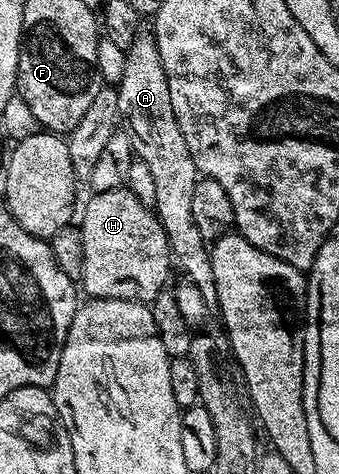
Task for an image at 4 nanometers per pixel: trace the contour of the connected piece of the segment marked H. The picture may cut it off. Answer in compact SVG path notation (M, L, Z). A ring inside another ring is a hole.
M128 187L94 193L91 198L91 201L83 209L81 206L80 209L80 228L84 239L81 292L90 299L107 297L108 299L143 303L153 301L156 294L167 288L166 280L170 277L170 269L172 270L168 235L160 223L158 214L151 206L140 203L140 199L136 199L136 195L132 195L132 191Z

